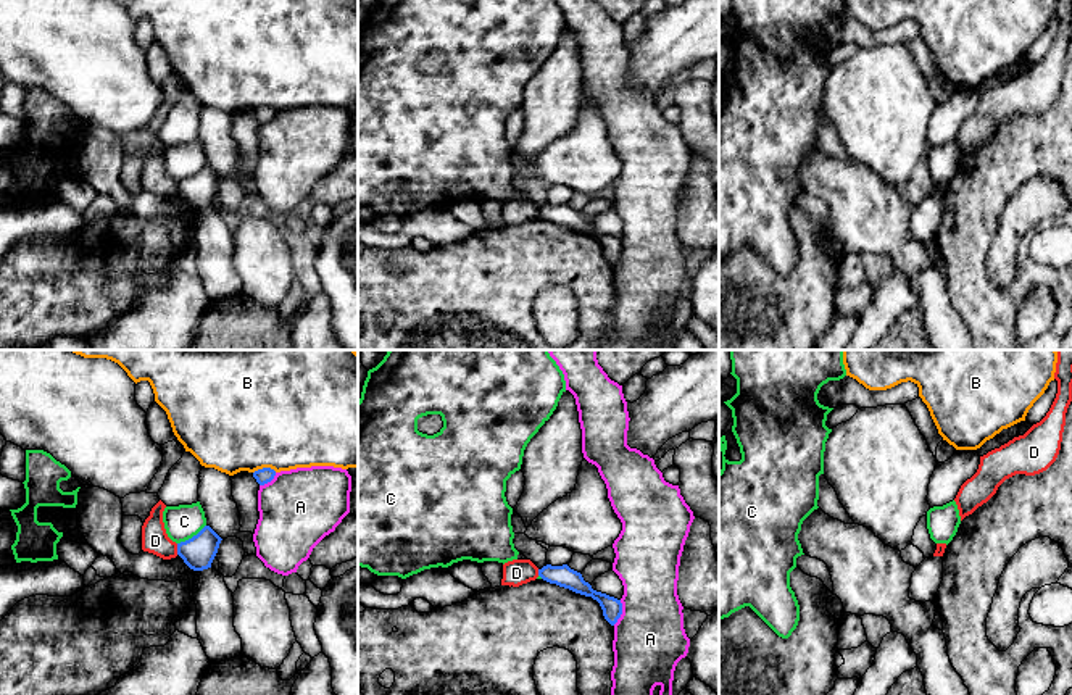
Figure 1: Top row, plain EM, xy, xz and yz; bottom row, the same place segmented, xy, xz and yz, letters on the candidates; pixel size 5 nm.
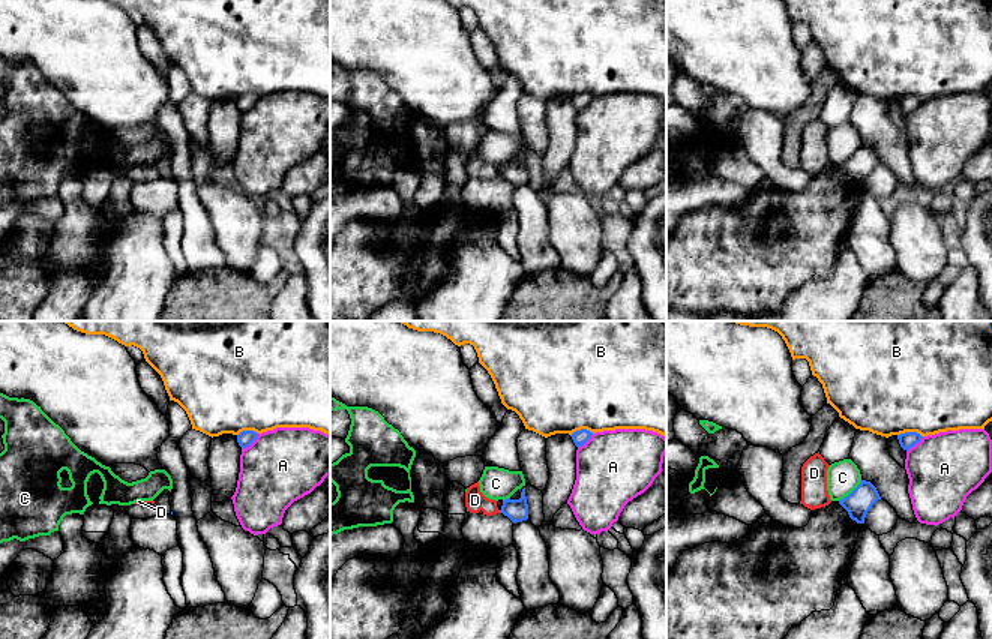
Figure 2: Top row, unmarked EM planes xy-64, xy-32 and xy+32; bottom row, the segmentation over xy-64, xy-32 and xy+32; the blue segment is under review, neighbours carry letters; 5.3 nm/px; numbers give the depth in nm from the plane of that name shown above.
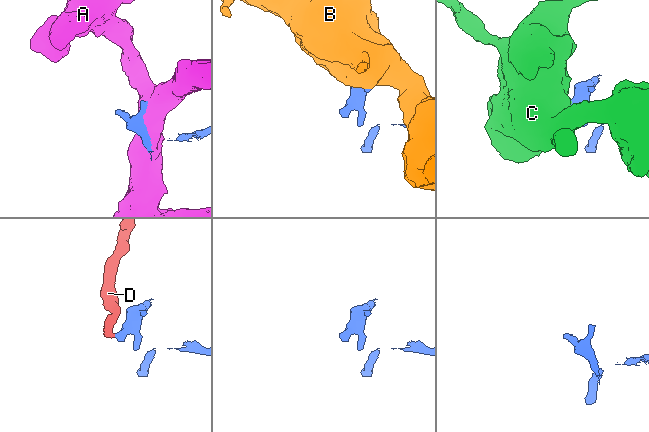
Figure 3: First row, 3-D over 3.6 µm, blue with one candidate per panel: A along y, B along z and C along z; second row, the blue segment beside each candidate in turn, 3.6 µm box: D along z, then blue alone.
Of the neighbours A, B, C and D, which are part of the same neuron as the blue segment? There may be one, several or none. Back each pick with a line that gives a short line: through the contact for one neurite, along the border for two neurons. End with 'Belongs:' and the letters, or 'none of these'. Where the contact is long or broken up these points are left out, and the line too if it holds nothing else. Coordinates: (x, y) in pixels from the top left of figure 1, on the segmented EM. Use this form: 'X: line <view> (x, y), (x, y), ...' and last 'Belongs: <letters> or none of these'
Belongs: none of these

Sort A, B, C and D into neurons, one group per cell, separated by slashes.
A / B / C / D

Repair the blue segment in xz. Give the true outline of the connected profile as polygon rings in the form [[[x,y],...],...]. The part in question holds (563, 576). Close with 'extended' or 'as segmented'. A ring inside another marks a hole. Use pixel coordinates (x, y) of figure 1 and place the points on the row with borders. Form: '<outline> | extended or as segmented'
[[[546,564],[542,569],[538,569],[538,576],[550,584],[556,584],[559,587],[569,589],[575,593],[592,597],[593,600],[596,600],[603,610],[605,619],[611,626],[614,626],[622,614],[621,600],[593,590],[592,585],[584,581],[582,574],[571,569],[567,564],[563,566]]] | as segmented

